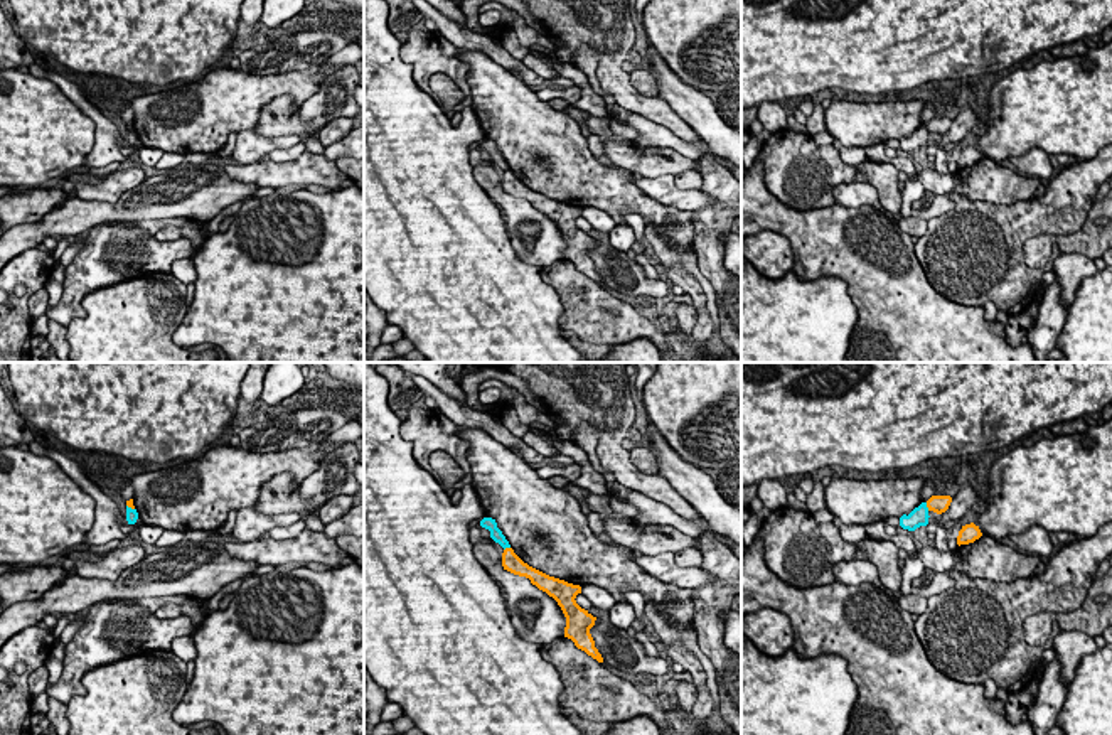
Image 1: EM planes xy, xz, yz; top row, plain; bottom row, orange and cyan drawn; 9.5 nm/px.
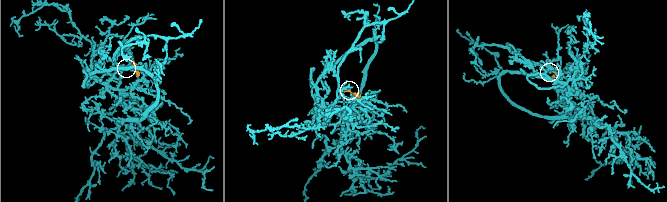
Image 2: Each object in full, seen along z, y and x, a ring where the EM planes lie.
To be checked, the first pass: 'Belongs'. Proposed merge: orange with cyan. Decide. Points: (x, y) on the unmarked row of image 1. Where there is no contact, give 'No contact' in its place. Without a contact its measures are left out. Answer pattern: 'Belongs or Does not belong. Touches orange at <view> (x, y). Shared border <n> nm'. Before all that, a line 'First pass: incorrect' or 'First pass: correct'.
First pass: incorrect
Does not belong. Touches orange at yz (927, 128). Shared border 90 nm

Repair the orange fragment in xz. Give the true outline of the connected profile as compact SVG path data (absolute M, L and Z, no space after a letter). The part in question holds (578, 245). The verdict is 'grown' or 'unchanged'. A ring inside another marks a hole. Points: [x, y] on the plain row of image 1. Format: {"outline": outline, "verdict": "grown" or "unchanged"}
{"outline": "M512 170L504 172L502 189L514 197L529 201L532 207L553 219L566 239L564 260L571 261L578 271L585 273L598 285L603 285L603 280L595 270L595 263L590 256L596 239L581 231L575 223L576 217L581 216L580 207L549 199L529 189L514 175Z", "verdict": "unchanged"}

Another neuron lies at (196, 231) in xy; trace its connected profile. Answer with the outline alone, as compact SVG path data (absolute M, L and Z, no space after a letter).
M185 217L185 224L182 228L167 224L162 229L158 229L153 238L157 241L175 241L180 238L187 238L192 243L194 249L199 251L202 243L209 238L207 226L209 223L206 221Z

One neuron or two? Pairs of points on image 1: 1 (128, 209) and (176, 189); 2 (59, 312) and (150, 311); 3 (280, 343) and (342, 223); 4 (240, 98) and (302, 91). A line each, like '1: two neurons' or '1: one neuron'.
1: one neuron
2: two neurons
3: one neuron
4: one neuron

